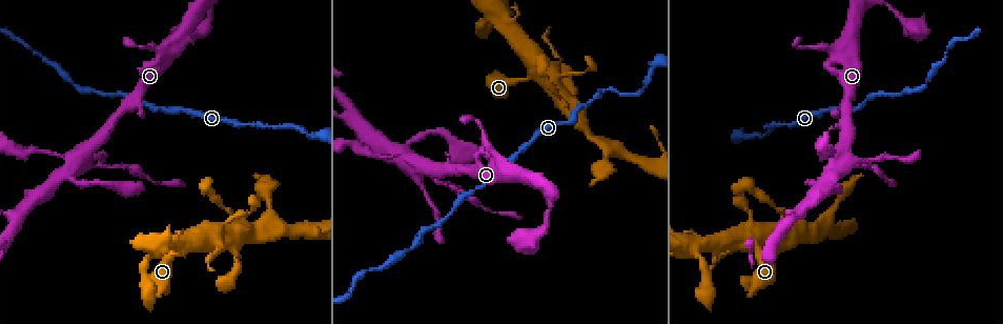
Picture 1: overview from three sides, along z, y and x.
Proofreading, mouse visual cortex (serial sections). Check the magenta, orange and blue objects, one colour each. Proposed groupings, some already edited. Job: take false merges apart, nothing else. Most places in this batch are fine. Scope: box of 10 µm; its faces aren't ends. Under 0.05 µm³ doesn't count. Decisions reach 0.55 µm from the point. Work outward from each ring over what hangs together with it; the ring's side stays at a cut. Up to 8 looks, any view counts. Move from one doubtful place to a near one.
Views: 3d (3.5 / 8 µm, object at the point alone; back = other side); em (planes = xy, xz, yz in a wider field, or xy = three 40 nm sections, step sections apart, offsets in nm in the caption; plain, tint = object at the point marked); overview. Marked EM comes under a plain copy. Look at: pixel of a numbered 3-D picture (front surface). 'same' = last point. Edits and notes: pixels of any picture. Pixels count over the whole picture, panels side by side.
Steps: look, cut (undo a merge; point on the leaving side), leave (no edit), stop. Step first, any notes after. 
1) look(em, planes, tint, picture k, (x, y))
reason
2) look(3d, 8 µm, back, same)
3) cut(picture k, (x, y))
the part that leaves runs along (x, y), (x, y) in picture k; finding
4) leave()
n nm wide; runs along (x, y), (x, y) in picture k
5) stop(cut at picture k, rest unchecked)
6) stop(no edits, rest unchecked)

look(3d, 8 µm, picture 1, (780, 243))
thick turns thin

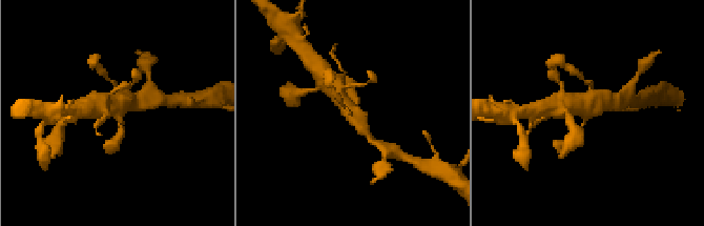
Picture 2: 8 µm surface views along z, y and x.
look(em, xy, step 3, tint, same)
shape alone is not enough

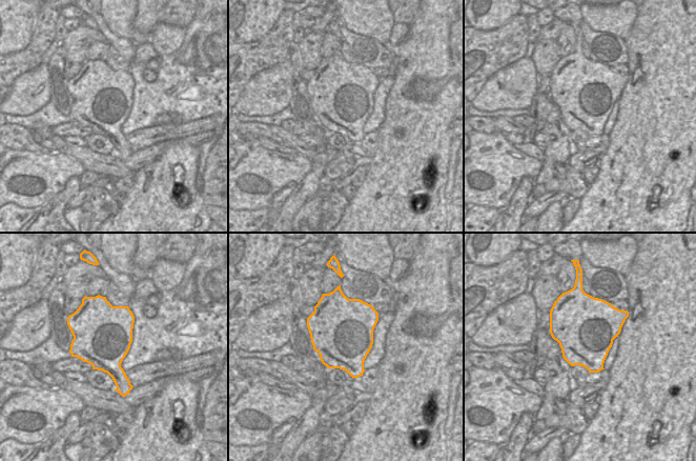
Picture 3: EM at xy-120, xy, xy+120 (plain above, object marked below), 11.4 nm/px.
leave()
continuous, no second cell

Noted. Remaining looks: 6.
look(3d, 8 µm, picture 1, (354, 146))
sharp bend

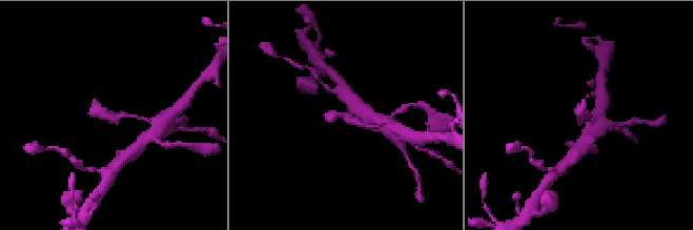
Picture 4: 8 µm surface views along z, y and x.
look(em, xy, step 3, tint, same)
arms of 150, 200 nm

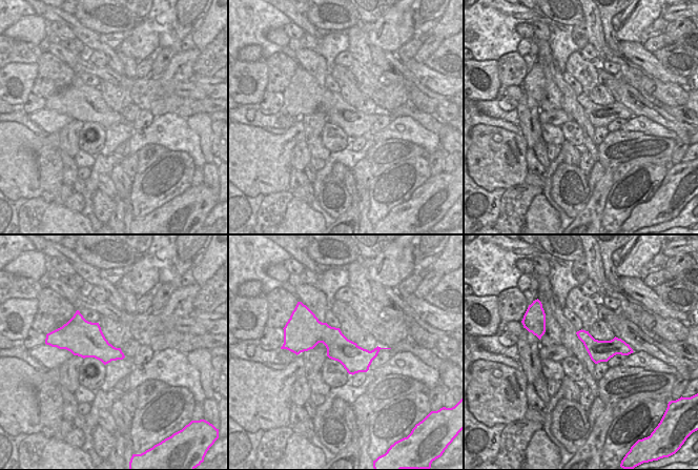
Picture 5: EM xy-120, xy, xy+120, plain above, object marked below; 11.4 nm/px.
leave()
runs along (136, 117), (107, 117), (93, 100) in picture 4; continuous, no second cell

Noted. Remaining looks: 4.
look(3d, 3.5 µm, picture 1, (93, 166))
abrupt turn

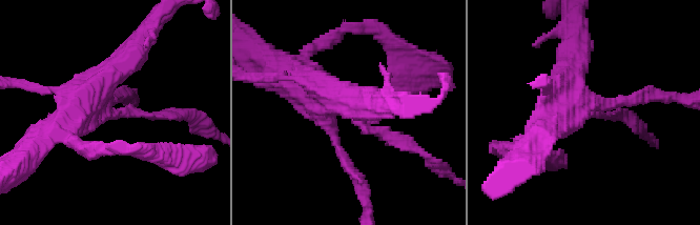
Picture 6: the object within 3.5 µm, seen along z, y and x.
look(em, xy, step 2, tint, picture 6, (112, 116))
arms of 150, 450 nm

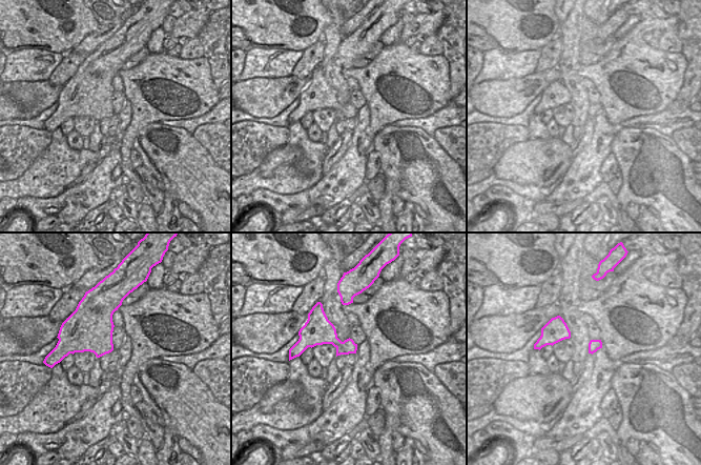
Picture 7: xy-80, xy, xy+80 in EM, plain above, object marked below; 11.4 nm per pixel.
look(em, xy, step 3, tint, same)

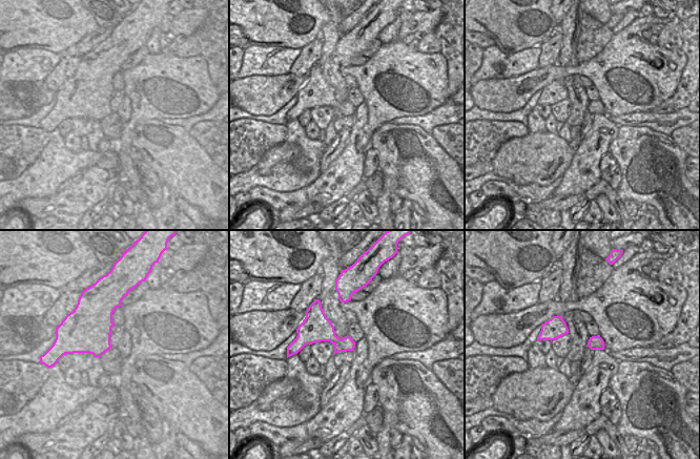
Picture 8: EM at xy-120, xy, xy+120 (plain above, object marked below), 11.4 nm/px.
cut(picture 6, (398, 137))
170 nm wide; the part that leaves runs along (366, 128), (408, 141), (450, 174) in picture 6; two cells meet here

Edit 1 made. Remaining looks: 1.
stop(cut at picture 6, rest unchecked)

